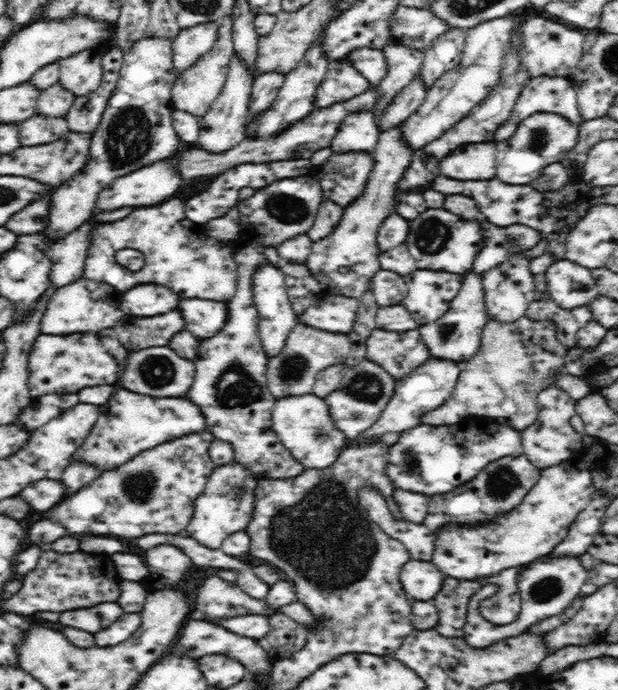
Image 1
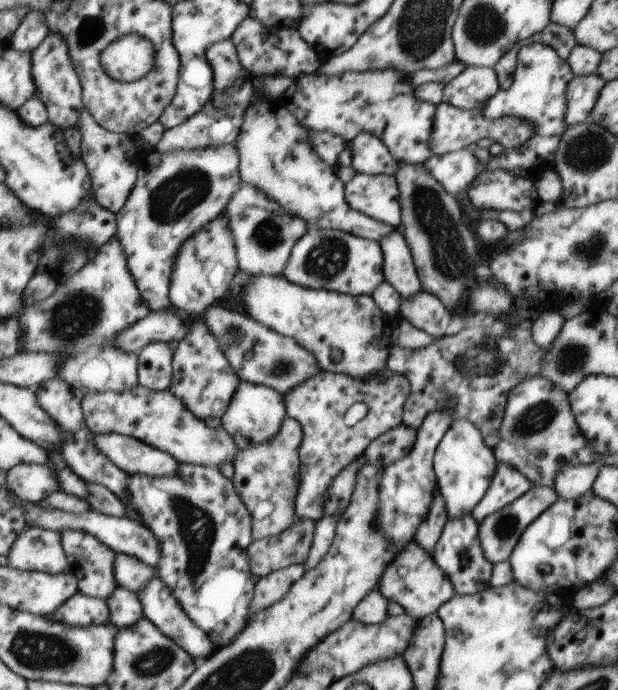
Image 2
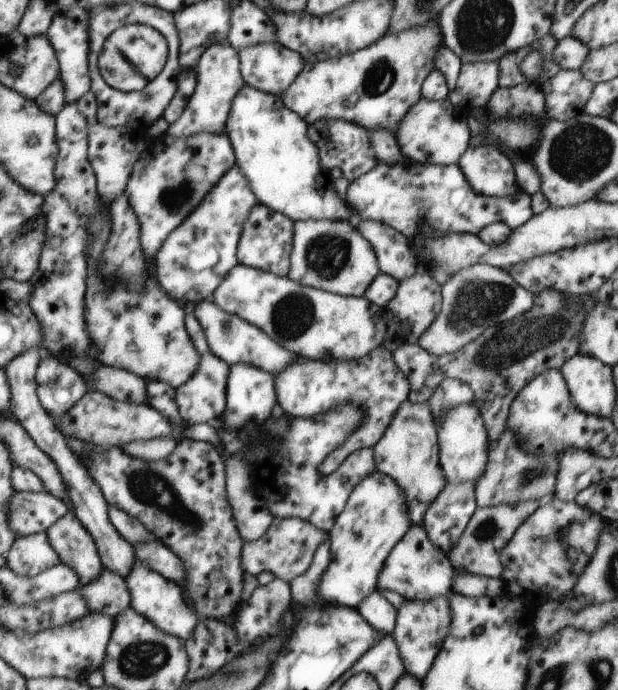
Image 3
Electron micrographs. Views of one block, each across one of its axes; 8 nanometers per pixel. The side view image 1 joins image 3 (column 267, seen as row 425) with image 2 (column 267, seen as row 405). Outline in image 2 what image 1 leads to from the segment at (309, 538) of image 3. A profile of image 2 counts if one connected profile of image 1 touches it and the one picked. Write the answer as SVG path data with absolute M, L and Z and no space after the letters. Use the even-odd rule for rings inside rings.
M297 518L282 534L253 541L248 547L248 564L253 574L262 577L292 564L304 564L312 548L315 521Z

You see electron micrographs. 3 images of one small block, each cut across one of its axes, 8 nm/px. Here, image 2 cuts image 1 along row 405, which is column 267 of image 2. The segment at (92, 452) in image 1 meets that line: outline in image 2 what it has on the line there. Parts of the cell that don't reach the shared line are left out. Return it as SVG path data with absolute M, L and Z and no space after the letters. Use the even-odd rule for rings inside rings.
M270 104L246 108L246 116L236 138L240 178L258 186L270 200L278 202L286 212L298 216L309 226L336 229L373 241L380 241L394 232L394 226L378 222L349 206L345 199L345 184L337 176L337 167L328 166L308 146L306 130L292 114L282 106Z

